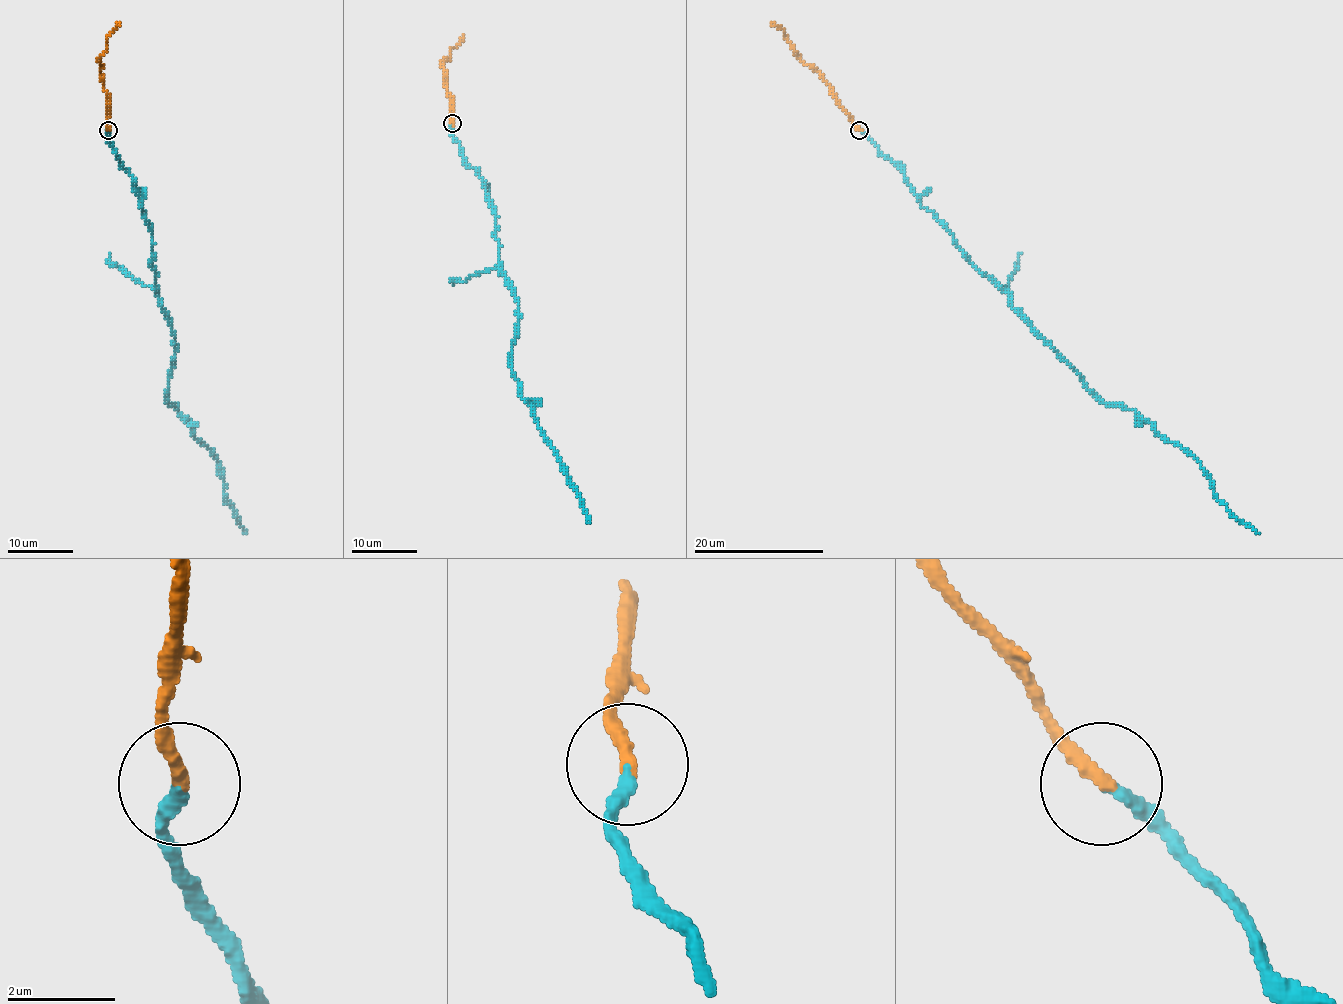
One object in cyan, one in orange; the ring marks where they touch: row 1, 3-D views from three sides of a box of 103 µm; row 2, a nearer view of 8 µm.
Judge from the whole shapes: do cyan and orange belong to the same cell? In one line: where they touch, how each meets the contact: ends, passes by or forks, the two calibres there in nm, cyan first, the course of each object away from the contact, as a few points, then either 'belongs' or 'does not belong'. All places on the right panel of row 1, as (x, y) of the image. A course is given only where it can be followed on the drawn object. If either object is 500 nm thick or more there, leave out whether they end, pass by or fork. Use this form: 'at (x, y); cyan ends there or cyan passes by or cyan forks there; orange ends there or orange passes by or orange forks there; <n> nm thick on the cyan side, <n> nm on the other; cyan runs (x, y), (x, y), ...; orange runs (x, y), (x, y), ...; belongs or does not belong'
at (859, 130); cyan ends there; orange ends there; 240 nm thick on the cyan side, 280 nm on the other; cyan runs (860, 130), (1091, 391), (1131, 409), (1188, 453), (1219, 500), (1260, 534); orange runs (860, 130), (838, 104), (830, 85), (793, 49), (785, 33), (770, 23); does not belong

